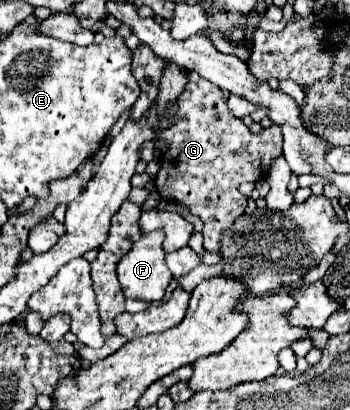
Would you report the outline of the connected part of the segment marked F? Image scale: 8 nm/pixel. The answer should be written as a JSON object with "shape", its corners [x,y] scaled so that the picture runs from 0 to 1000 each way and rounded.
{"shape":[[[460,561],[409,571],[403,585],[391,585],[380,595],[380,605],[334,644],[334,673],[340,673],[340,688],[346,688],[351,717],[363,727],[403,727],[403,732],[426,732],[426,737],[466,727],[471,702],[483,698],[483,688],[494,678],[494,668],[483,663],[477,639],[471,639],[466,585],[471,585],[471,566],[460,566]]]}

